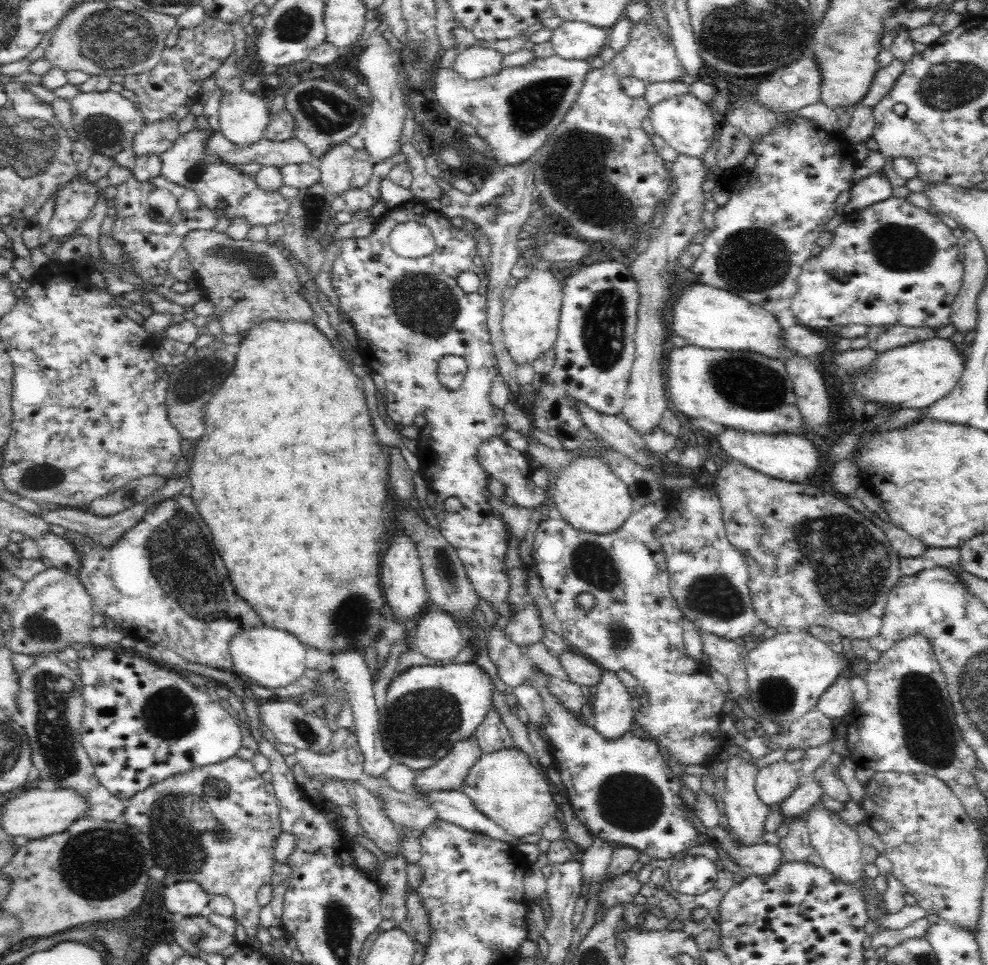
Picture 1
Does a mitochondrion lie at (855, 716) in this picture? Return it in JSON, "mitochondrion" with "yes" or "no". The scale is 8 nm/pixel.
{"mitochondrion":"no"}

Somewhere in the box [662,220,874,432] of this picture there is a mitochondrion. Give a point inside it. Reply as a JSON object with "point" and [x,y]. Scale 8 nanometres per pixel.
{"point":[753,259]}

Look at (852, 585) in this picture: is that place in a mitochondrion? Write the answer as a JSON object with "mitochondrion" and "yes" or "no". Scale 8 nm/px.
{"mitochondrion":"yes"}

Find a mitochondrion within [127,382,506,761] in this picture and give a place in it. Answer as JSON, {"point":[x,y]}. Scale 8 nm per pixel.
{"point":[195,586]}

